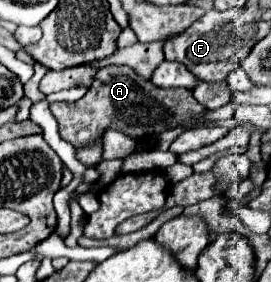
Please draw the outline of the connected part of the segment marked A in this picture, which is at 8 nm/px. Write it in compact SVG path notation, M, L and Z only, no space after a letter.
M129 65L103 67L95 75L95 81L85 97L75 103L51 103L49 109L59 123L61 139L69 141L73 147L93 143L99 133L107 129L119 129L135 141L143 141L177 125L187 125L195 115L205 111L205 107L195 101L189 89L159 89L149 79L139 77Z

